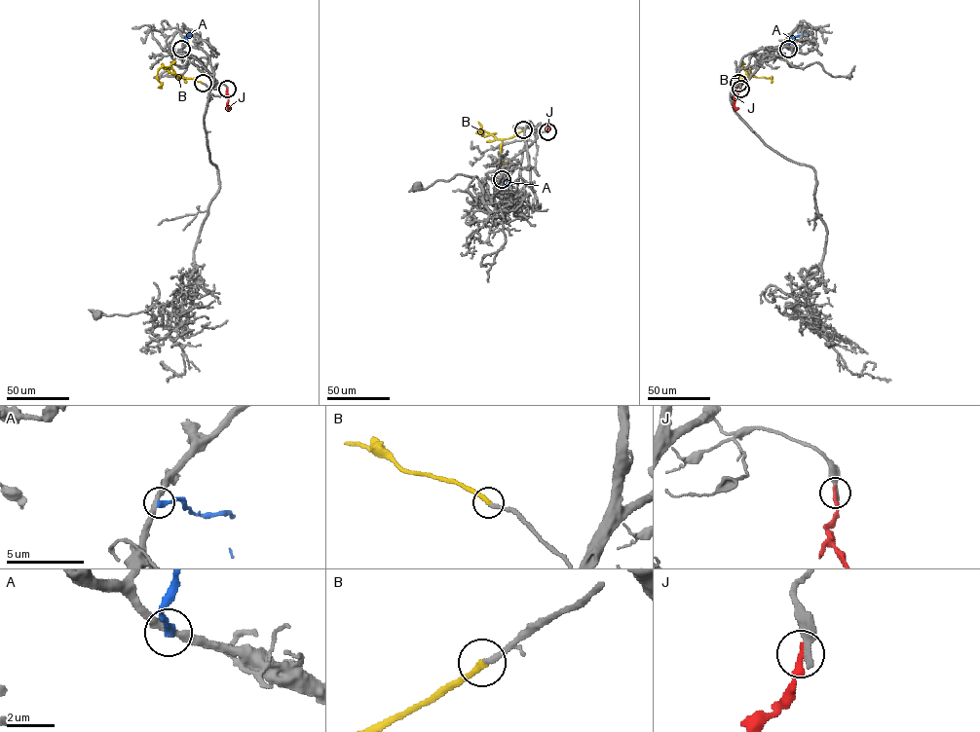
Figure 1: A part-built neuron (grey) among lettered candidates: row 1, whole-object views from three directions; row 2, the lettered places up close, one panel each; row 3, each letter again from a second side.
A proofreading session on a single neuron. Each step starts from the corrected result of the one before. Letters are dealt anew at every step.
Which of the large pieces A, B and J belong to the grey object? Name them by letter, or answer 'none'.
B

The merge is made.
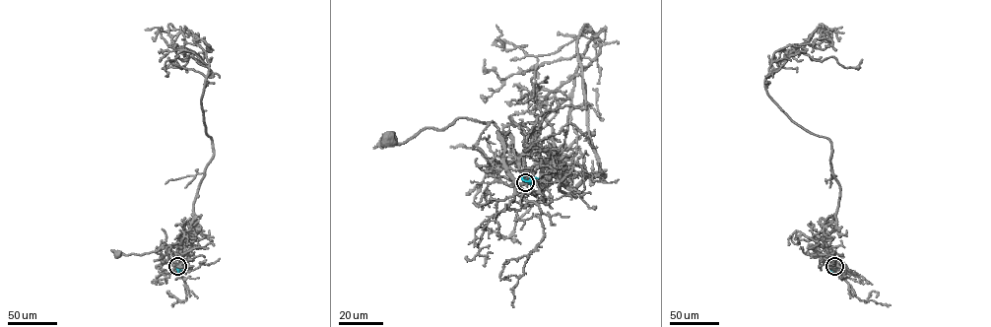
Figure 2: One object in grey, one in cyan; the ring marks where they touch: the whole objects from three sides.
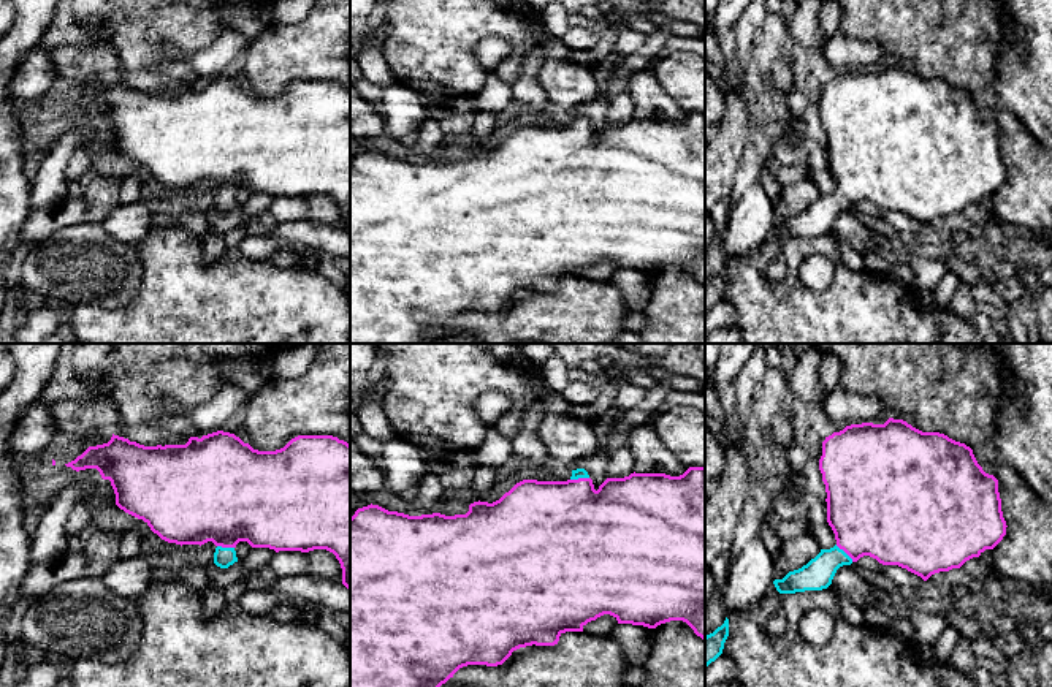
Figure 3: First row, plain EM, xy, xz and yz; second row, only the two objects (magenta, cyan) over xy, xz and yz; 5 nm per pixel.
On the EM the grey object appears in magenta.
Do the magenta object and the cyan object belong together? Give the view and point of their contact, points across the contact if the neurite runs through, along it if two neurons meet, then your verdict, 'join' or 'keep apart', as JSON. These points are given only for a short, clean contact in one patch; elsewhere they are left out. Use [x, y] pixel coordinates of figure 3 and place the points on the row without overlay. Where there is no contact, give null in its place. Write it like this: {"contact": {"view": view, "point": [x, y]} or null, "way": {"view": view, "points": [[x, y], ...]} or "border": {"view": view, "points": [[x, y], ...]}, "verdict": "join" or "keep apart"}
{"contact": {"view": "xz", "point": [579, 124]}, "way": {"view": "xz", "points": [[567, 171], [579, 124], [577, 119]]}, "verdict": "join"}

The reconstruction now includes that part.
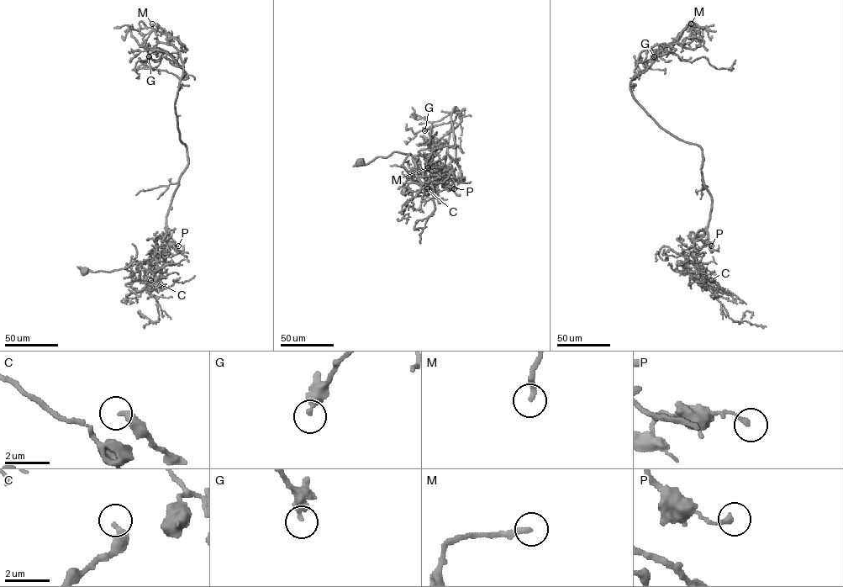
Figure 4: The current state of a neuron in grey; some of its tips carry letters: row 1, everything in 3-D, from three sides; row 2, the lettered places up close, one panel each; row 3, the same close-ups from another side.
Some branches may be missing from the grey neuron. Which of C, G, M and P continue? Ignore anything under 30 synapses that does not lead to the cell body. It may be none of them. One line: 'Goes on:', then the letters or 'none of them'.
Goes on: M

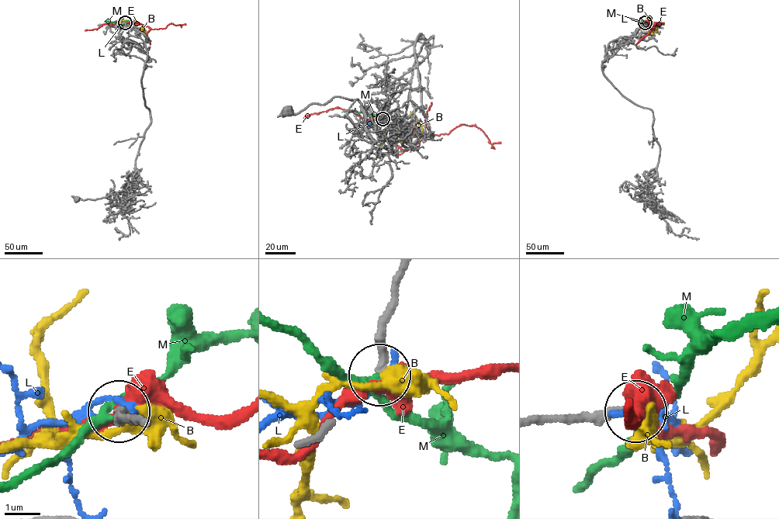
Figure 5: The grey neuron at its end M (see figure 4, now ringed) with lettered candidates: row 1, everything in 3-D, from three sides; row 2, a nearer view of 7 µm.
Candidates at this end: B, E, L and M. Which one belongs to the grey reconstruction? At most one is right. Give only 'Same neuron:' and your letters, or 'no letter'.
Same neuron: no letter

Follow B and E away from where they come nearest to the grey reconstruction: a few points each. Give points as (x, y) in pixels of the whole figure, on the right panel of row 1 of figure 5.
B: (645, 22), (653, 22), (656, 28), (649, 32), (641, 31)
E: (645, 22), (647, 20), (654, 26), (653, 29), (648, 28), (648, 23), (656, 24)

